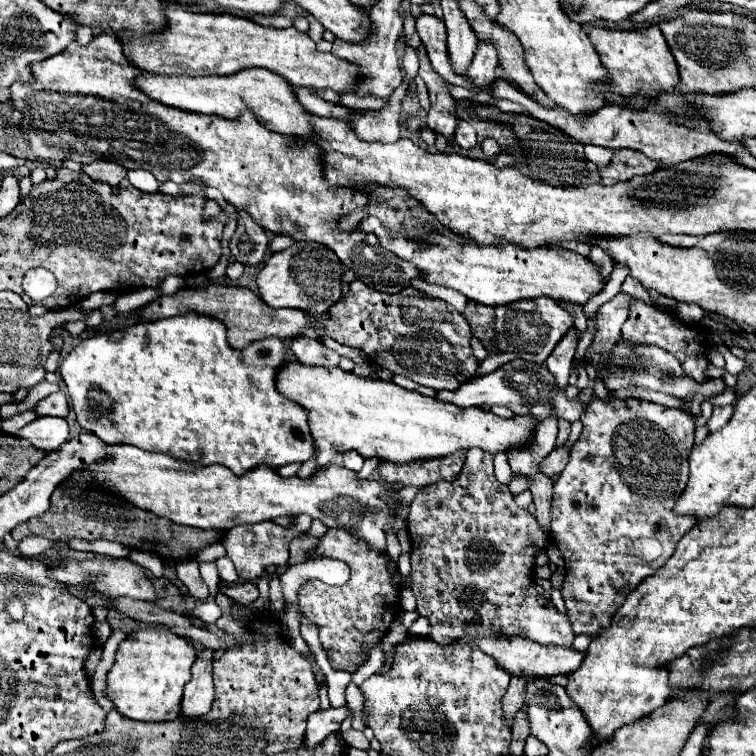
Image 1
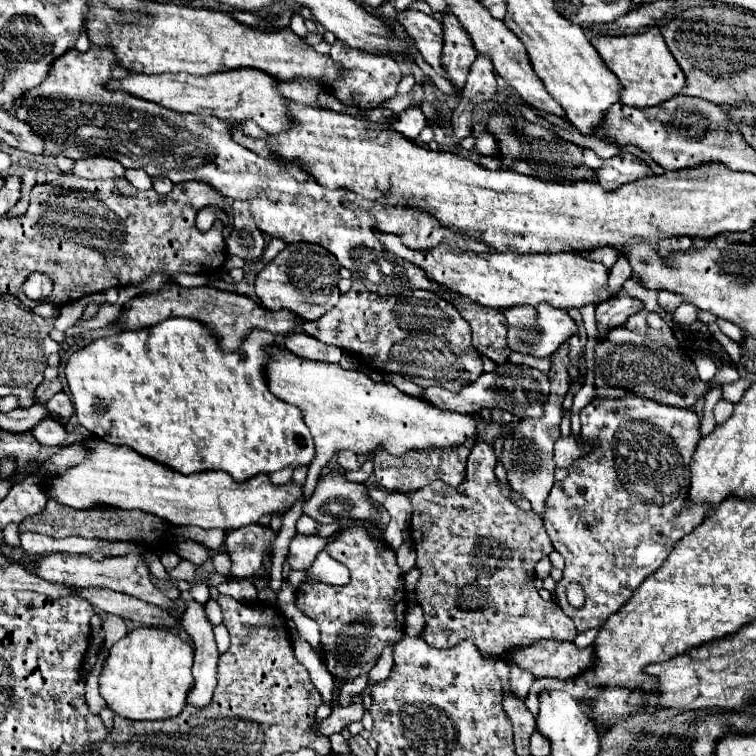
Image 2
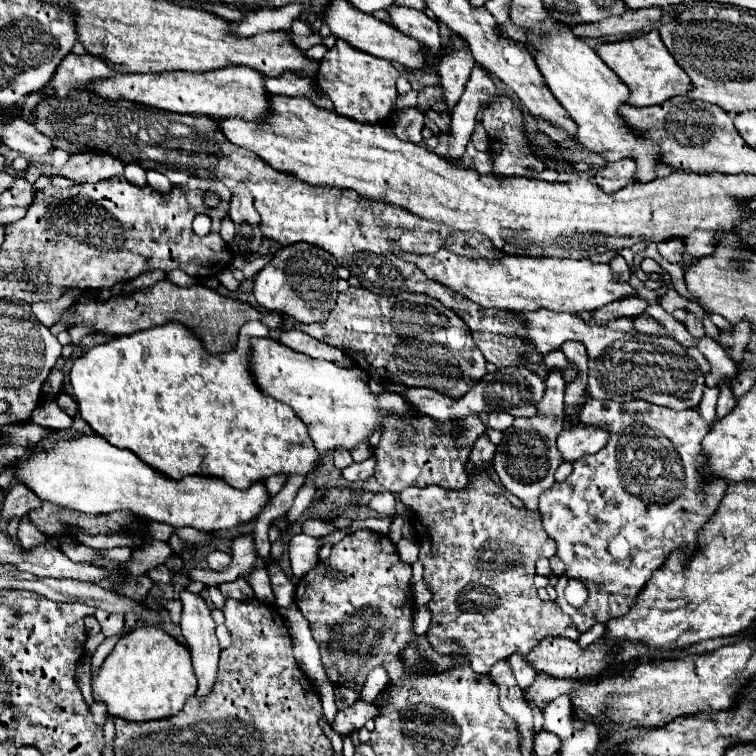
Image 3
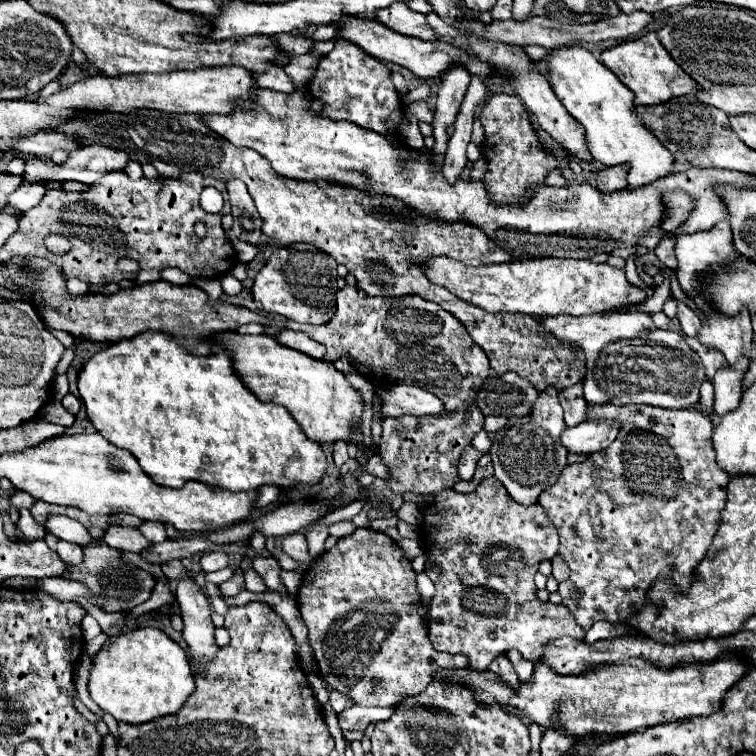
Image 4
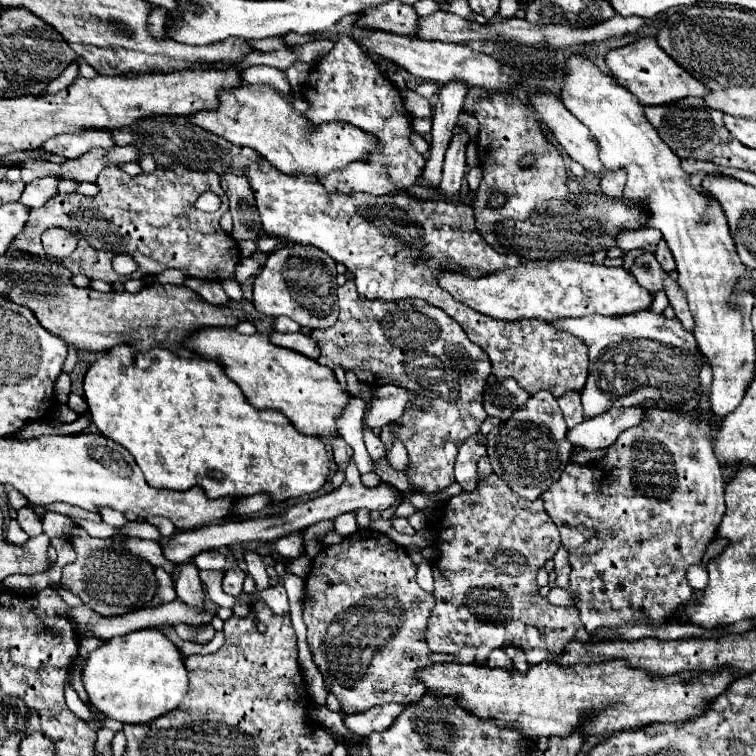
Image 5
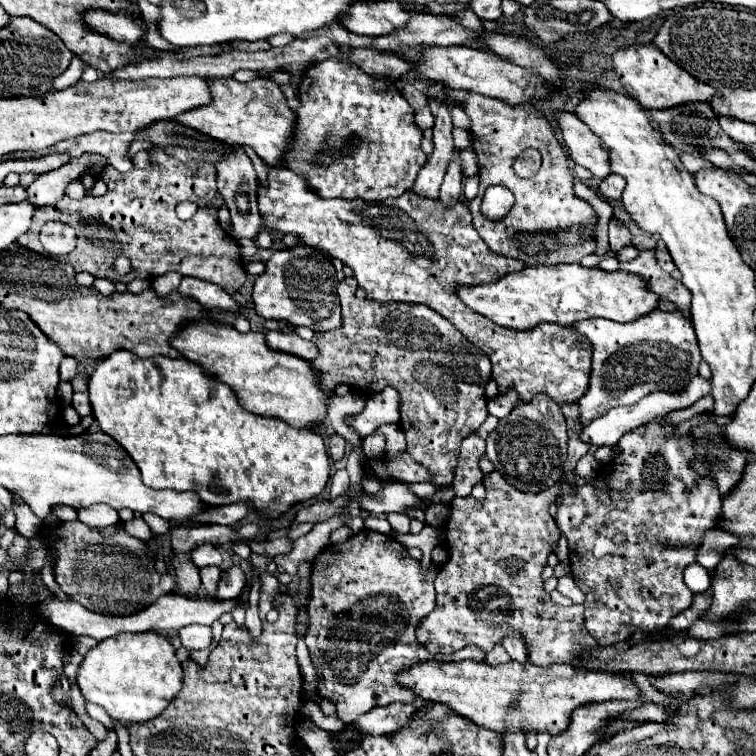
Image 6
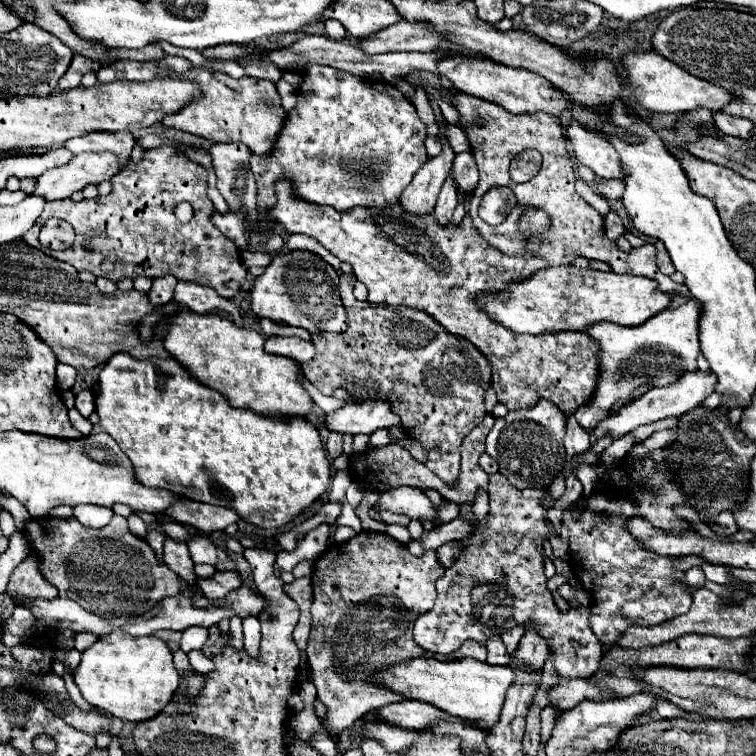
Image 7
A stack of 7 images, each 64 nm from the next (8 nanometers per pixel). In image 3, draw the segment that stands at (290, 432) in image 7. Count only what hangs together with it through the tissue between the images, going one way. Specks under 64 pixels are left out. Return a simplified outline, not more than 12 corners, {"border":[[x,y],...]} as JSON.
{"border":[[182,322],[74,358],[80,418],[248,488],[318,460],[250,350]]}

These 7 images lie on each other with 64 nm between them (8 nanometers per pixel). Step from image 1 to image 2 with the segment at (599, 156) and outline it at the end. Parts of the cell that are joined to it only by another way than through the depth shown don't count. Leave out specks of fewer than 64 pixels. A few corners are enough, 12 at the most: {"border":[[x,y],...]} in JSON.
{"border":[[592,149],[583,151],[583,166],[596,170],[604,160]]}

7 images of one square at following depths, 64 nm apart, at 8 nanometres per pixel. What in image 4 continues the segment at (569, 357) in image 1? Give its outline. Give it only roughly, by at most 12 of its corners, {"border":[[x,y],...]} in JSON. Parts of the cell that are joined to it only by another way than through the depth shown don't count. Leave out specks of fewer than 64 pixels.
{"border":[[540,392],[492,442],[494,476],[522,506],[566,466],[560,392]]}

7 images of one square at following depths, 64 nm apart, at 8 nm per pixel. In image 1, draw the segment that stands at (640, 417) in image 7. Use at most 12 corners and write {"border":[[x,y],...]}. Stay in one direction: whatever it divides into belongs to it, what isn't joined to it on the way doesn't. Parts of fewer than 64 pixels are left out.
{"border":[[566,446],[552,450],[538,470],[548,478],[558,476],[568,464]]}

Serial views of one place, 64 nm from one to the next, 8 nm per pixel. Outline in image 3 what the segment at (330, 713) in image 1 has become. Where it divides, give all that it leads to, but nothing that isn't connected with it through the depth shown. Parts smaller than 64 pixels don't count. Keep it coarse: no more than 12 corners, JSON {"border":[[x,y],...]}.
{"border":[[356,700],[338,710],[332,730],[340,736],[362,728],[376,716],[376,706]]}

